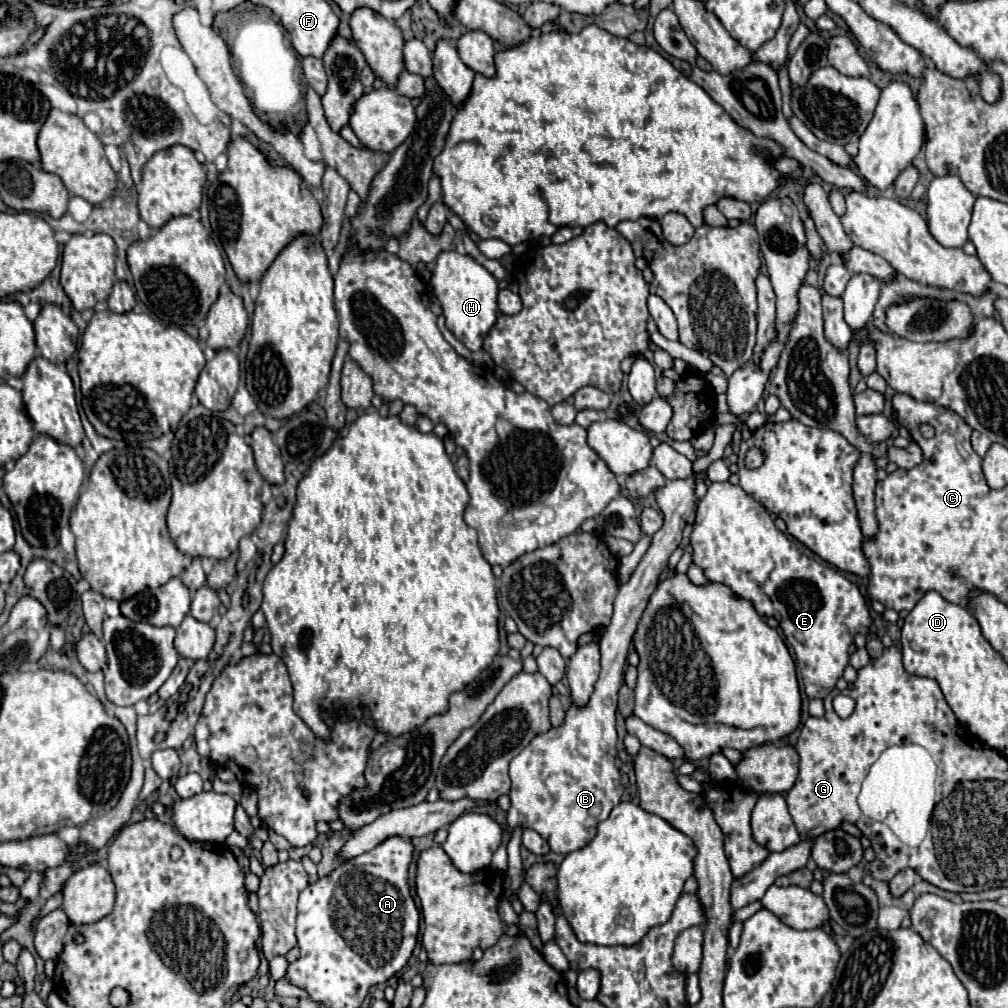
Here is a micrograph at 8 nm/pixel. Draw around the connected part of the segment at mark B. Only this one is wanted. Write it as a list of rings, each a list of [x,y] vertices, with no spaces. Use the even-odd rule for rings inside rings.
[[[692,472],[688,478],[666,480],[664,488],[656,488],[652,494],[664,514],[664,526],[650,540],[650,546],[640,560],[638,568],[630,576],[626,584],[620,586],[620,592],[614,600],[614,614],[606,632],[600,638],[602,652],[602,672],[598,682],[594,684],[594,692],[586,706],[570,704],[566,710],[566,720],[562,726],[550,728],[548,732],[536,736],[512,762],[510,762],[510,778],[512,790],[510,800],[512,806],[506,818],[507,828],[502,843],[494,852],[491,866],[502,872],[508,868],[506,845],[510,839],[512,828],[532,828],[550,844],[552,852],[568,854],[584,848],[594,836],[600,820],[608,818],[608,812],[620,802],[624,786],[620,784],[618,770],[618,750],[616,750],[616,698],[618,688],[624,678],[624,666],[628,648],[632,644],[632,634],[636,632],[636,624],[644,612],[644,604],[648,604],[648,596],[654,592],[658,584],[658,576],[662,568],[668,564],[670,554],[682,542],[682,530],[686,526],[688,516],[694,514],[696,508],[696,482],[704,480],[706,472]]]

